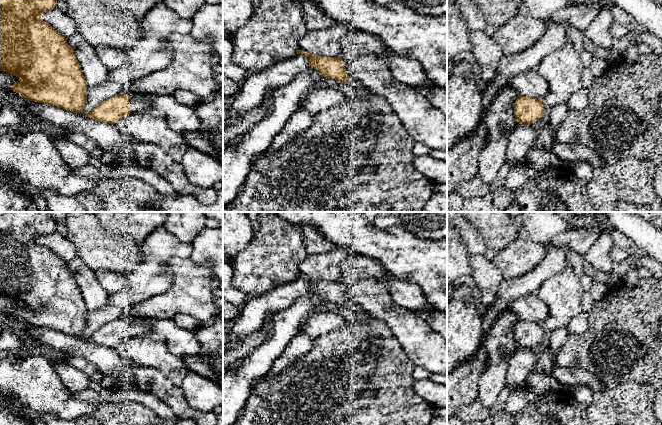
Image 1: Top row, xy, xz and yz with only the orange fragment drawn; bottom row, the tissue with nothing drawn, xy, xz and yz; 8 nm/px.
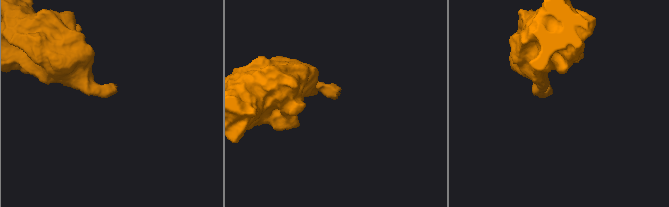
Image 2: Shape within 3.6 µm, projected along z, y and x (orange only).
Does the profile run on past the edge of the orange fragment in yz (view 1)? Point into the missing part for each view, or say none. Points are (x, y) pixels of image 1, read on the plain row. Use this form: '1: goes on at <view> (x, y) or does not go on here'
1: does not go on here

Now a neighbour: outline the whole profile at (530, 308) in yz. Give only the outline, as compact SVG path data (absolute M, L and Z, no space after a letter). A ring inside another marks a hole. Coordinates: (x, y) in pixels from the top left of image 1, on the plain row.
M536 293L515 300L510 308L518 320L542 323L549 316L548 307L538 298Z

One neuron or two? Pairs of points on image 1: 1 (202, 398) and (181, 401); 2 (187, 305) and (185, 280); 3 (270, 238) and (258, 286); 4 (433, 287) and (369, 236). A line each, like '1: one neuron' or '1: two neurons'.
1: two neurons
2: one neuron
3: one neuron
4: one neuron

